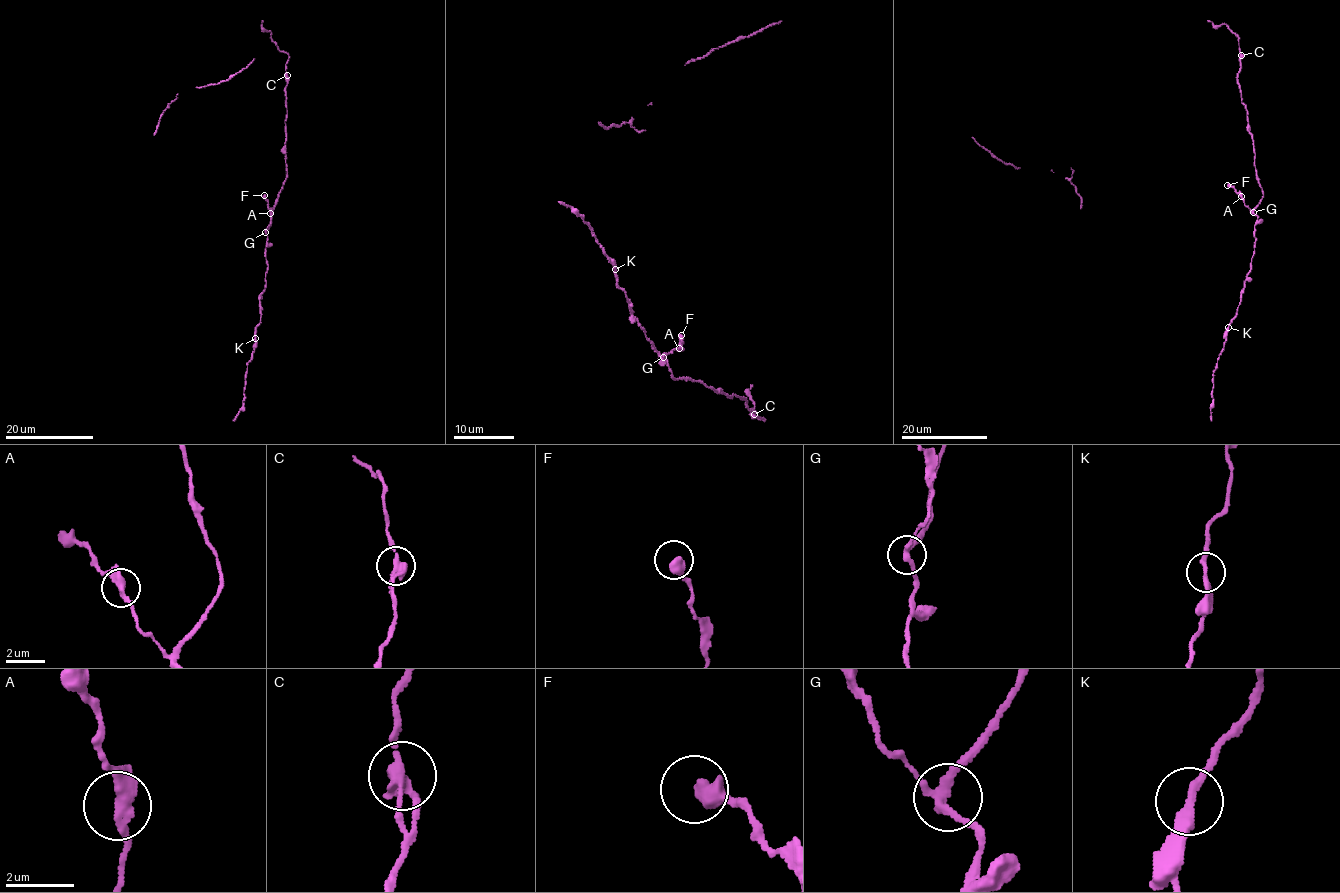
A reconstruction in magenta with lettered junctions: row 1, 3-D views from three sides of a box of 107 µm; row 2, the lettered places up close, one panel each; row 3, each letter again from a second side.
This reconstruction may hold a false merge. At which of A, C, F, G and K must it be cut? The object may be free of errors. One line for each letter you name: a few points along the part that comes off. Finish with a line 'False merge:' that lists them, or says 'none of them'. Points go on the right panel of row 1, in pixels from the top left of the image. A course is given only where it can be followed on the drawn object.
False merge: none of them

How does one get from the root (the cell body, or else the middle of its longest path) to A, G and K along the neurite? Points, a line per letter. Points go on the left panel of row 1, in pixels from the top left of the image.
A: (264, 195), (270, 213)
G: (264, 195), (271, 222), (265, 232)
K: (264, 195), (271, 218), (266, 231), (268, 269), (266, 287), (260, 293), (261, 320), (255, 338)

